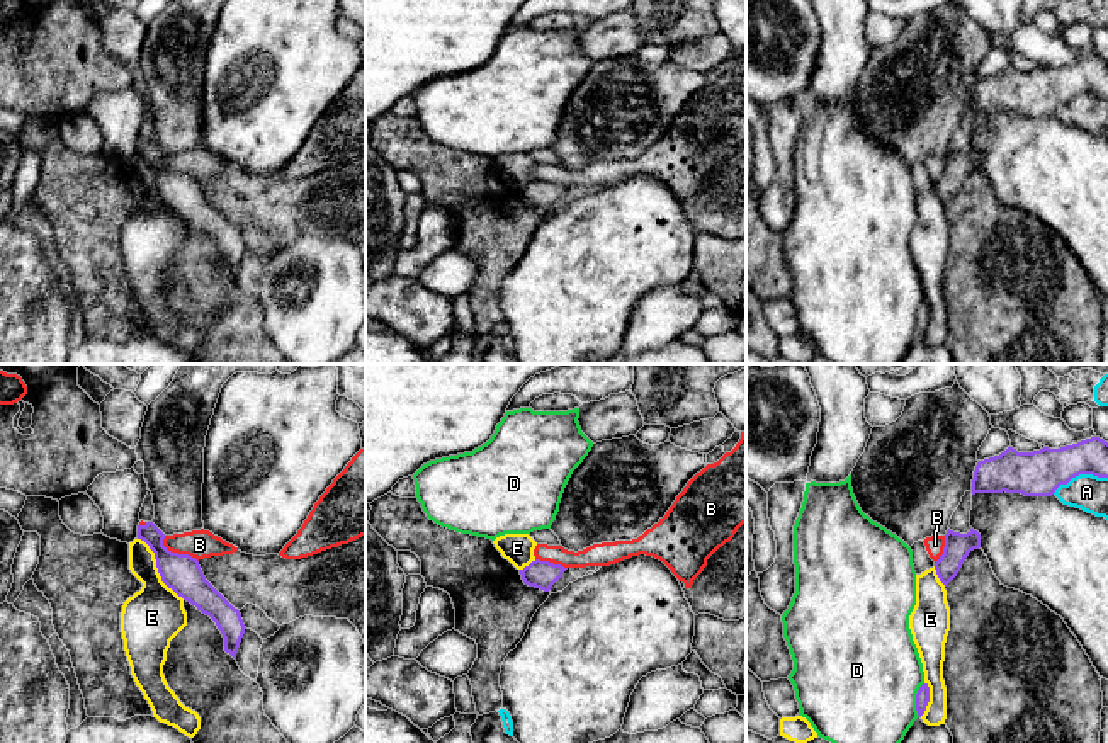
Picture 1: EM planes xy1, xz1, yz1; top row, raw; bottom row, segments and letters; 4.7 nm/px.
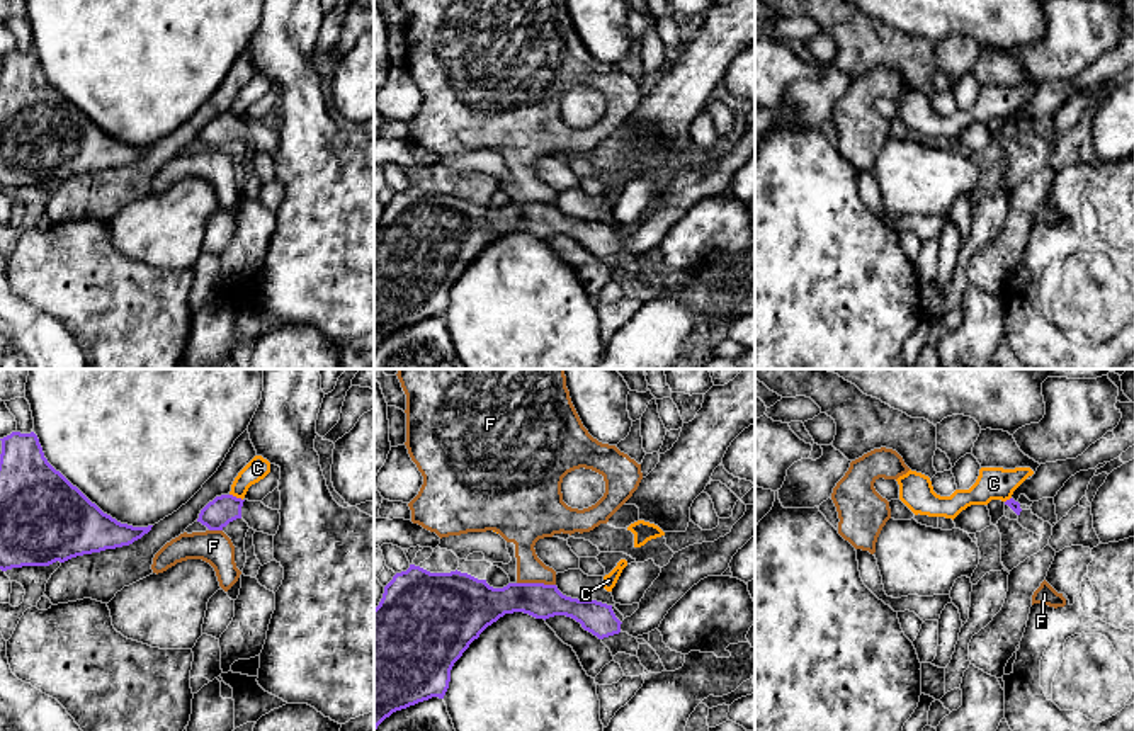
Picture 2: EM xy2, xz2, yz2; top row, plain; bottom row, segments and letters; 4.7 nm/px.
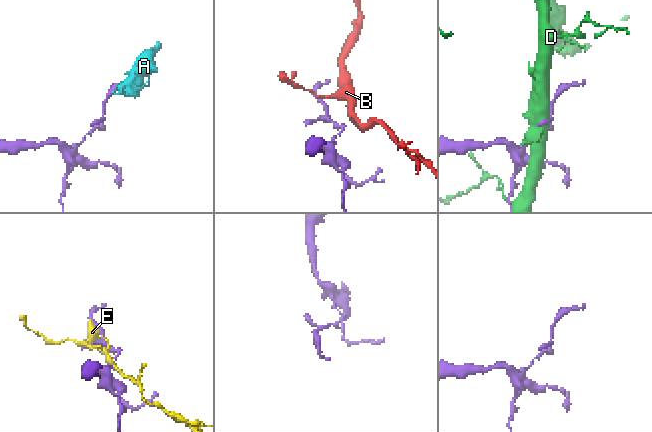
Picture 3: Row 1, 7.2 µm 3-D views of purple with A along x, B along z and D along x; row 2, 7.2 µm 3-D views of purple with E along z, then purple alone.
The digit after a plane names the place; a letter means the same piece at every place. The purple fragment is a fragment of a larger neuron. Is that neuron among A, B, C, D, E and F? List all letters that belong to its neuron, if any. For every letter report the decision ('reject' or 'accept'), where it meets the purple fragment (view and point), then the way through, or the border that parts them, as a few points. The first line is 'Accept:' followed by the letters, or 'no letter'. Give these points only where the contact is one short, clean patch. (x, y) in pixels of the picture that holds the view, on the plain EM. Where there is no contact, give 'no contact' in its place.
Accept: no letter
A: reject | yz1 (1079, 92)
B: reject | xy1 (177, 172) | along xy1 (163, 155), (163, 164), (169, 169), (187, 172), (197, 181)
C: reject | xy2 (235, 116) | along xy2 (230, 113), (242, 119)
D: reject | yz1 (916, 318)
E: reject | xy1 (158, 189)
F: reject | xz2 (536, 203) | along xz2 (517, 201), (555, 204)

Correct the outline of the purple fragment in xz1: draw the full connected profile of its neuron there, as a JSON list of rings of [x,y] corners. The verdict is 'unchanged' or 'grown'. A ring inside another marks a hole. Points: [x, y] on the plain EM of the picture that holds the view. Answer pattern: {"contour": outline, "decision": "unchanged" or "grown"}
{"contour": [[[535,179],[520,189],[520,194],[525,204],[549,211],[566,189],[561,184]]], "decision": "unchanged"}

